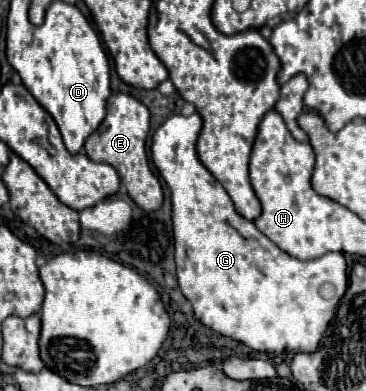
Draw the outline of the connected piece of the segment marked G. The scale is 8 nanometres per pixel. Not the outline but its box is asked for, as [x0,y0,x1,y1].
[151,112,347,354]

